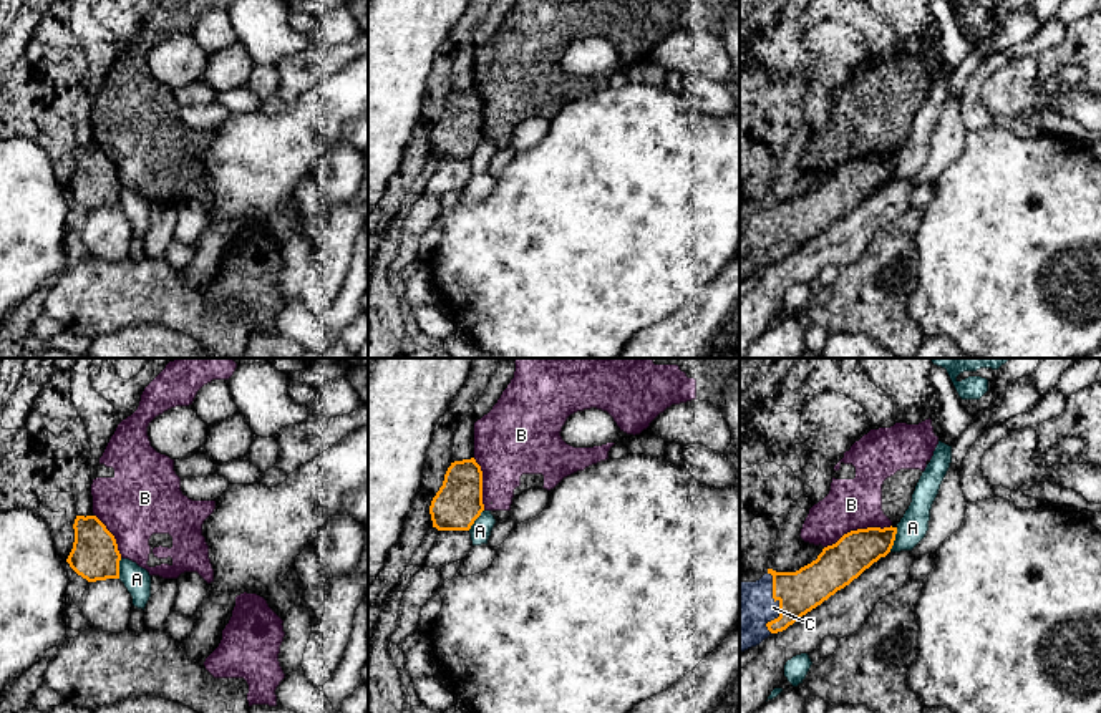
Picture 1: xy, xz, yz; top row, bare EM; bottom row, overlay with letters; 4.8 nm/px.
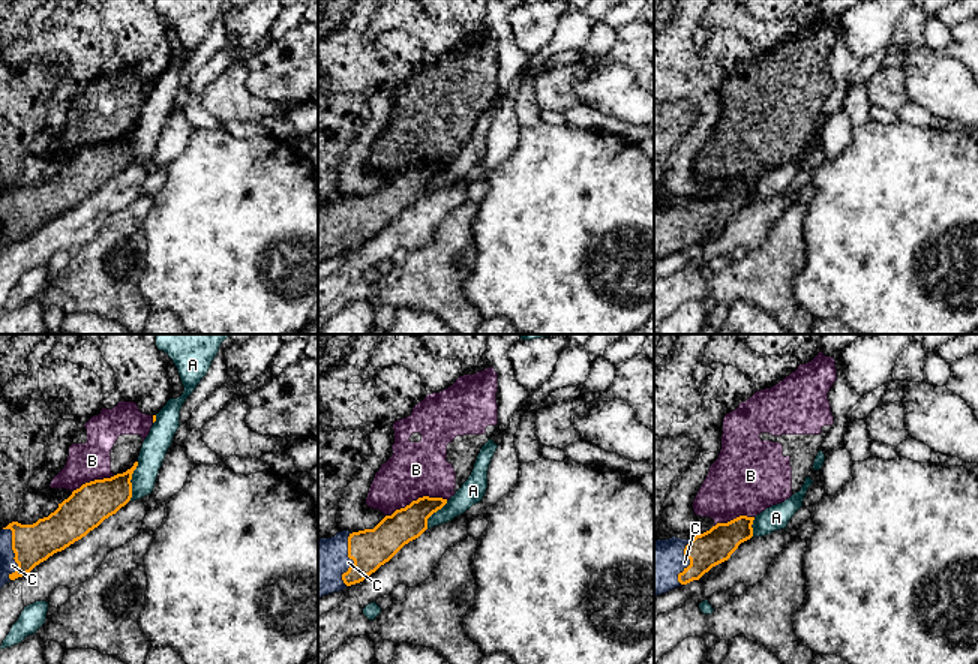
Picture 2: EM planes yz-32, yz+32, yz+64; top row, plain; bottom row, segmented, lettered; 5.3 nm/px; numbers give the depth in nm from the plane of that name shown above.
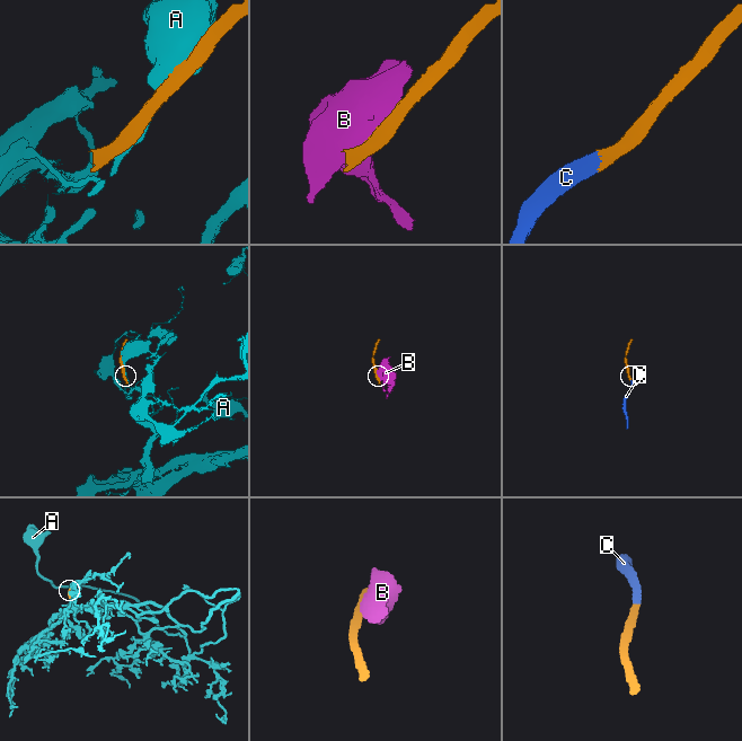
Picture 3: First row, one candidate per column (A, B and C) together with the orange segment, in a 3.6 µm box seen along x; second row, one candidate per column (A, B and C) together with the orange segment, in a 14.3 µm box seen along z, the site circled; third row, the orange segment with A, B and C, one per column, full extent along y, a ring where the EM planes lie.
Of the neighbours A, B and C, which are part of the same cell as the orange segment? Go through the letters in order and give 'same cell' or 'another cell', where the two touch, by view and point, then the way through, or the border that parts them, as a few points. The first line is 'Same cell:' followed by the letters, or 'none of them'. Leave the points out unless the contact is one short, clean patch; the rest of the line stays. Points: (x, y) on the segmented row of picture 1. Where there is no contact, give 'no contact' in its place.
Same cell: C
A: another cell; contact yz (894, 539)
B: another cell; contact yz (858, 529)
C: same cell; contact yz (780, 606); way yz (798, 592), (791, 594), (780, 606), (740, 612)

